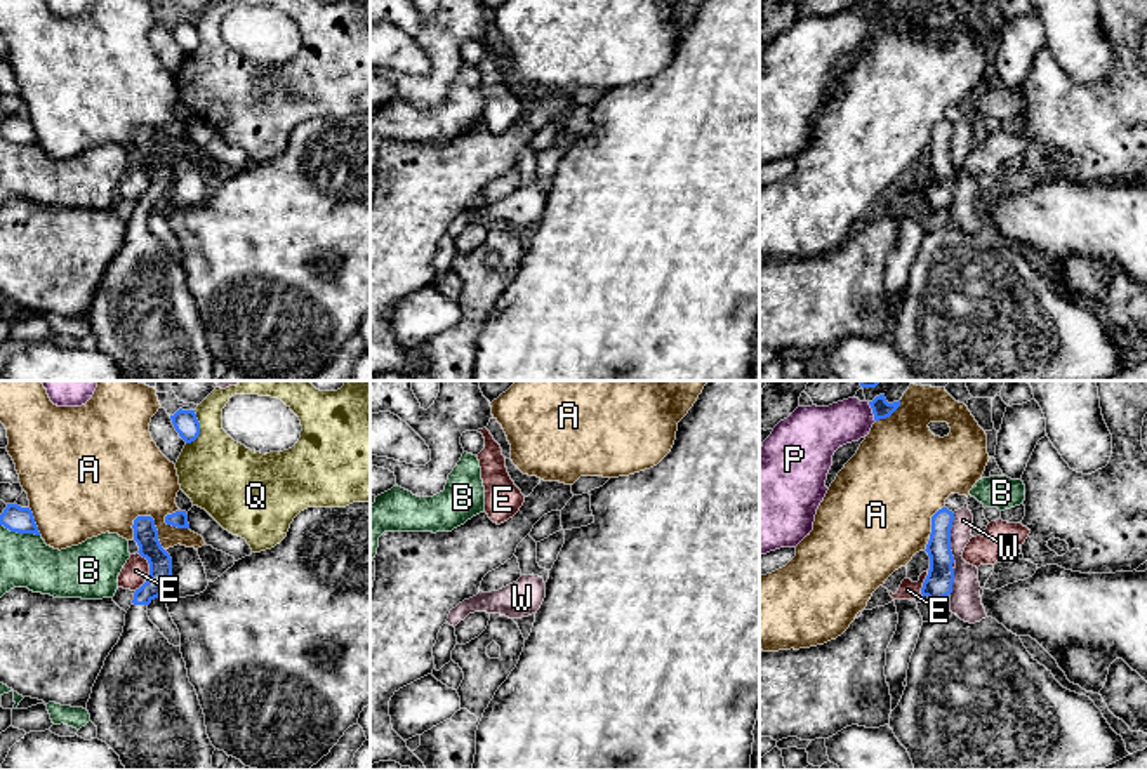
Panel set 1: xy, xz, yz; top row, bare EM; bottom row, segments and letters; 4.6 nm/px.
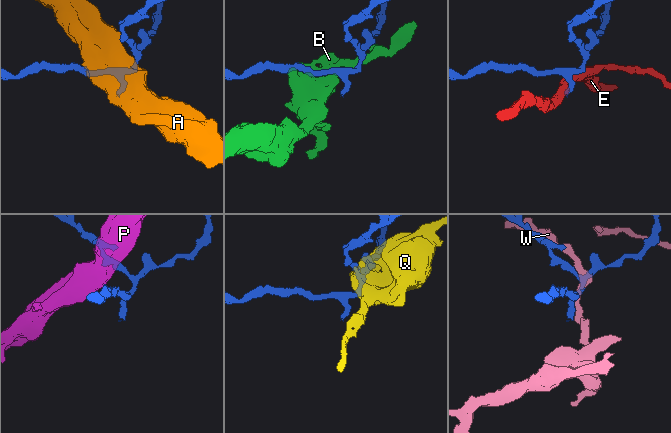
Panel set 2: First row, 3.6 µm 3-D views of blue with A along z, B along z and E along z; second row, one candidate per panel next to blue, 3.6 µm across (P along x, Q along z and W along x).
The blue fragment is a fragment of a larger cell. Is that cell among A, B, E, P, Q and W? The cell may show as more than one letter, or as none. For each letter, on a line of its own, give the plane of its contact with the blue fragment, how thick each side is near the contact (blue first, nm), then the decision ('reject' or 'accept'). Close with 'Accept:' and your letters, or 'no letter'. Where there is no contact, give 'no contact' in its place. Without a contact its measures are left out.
A: xy | 110/360 nm | reject
B: xy | 120/240 nm | reject
E: xy | 110/120 nm | reject
P: yz | 90/220 nm | reject
Q: xy | 110/360 nm | reject
W: yz | 130/130 nm | reject
Accept: no letter

